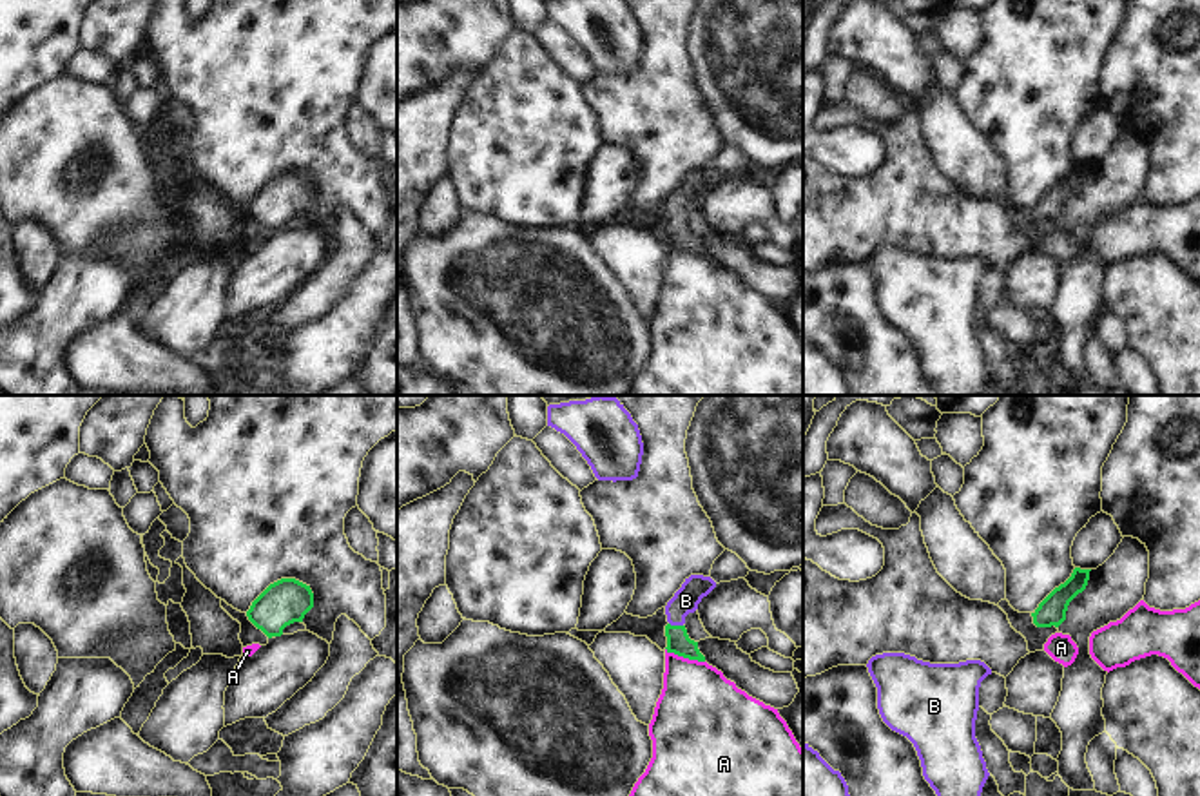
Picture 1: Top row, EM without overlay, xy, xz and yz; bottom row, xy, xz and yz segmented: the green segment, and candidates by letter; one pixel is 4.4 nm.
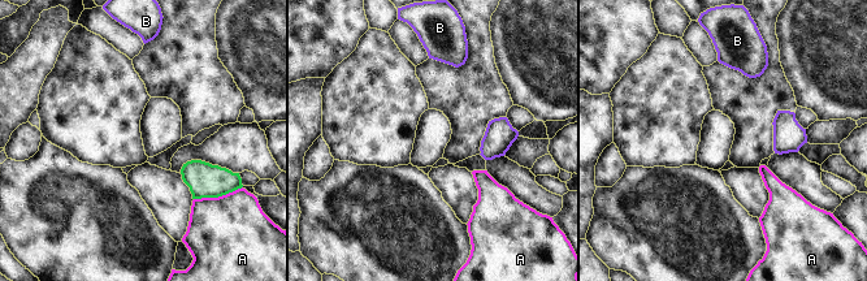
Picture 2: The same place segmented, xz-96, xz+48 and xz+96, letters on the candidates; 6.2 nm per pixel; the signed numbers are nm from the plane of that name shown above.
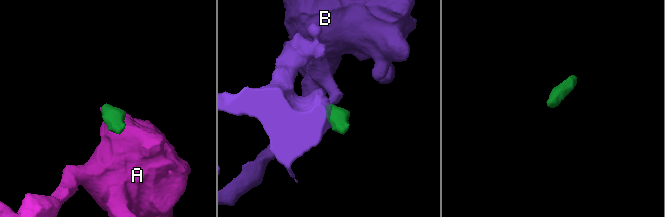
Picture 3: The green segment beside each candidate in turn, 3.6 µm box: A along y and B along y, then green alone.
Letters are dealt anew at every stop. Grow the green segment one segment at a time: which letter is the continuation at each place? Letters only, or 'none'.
B.

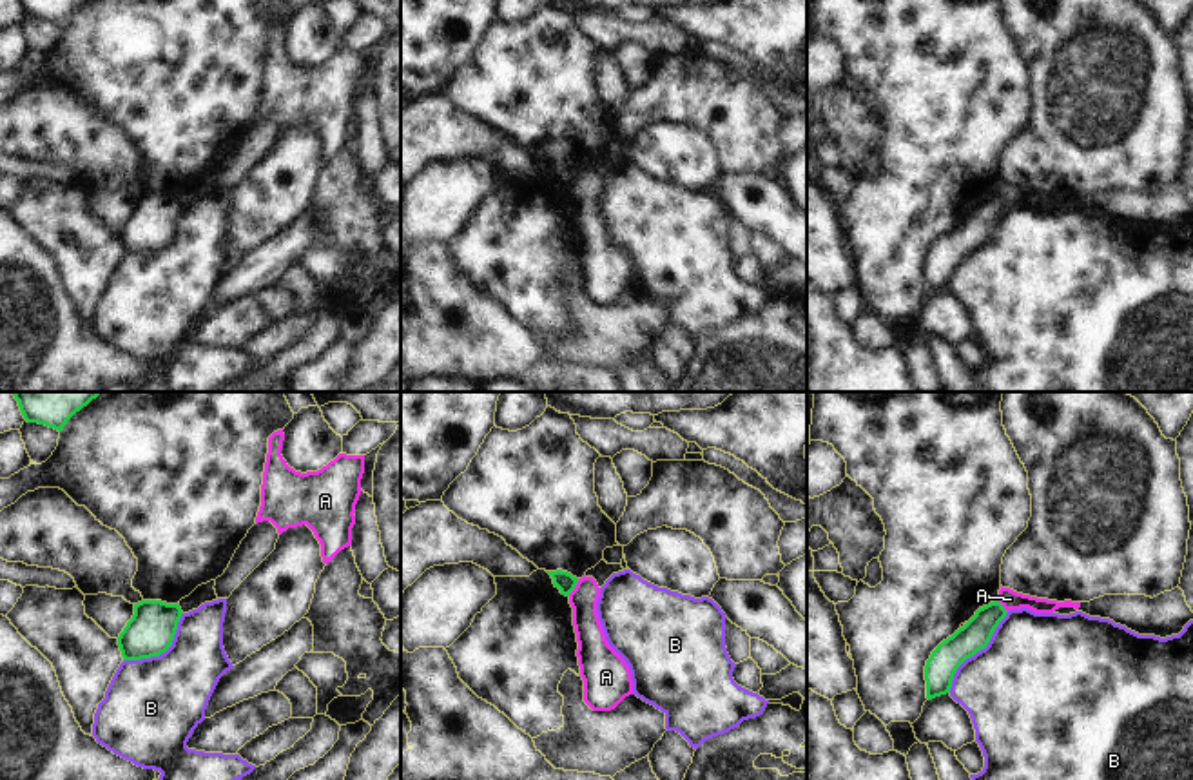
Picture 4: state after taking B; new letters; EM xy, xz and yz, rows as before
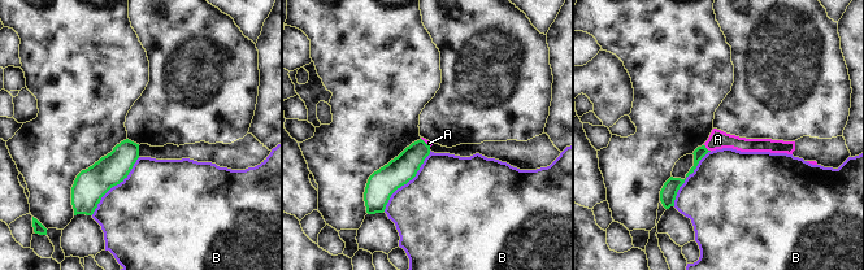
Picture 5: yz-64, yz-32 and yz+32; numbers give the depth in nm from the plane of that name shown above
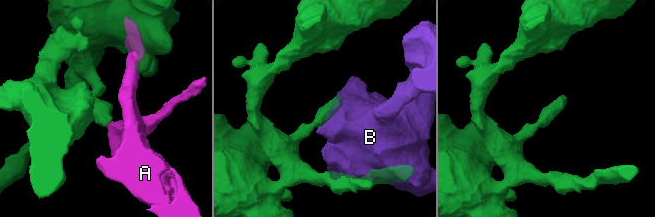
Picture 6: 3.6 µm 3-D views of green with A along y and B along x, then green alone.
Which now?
none.

